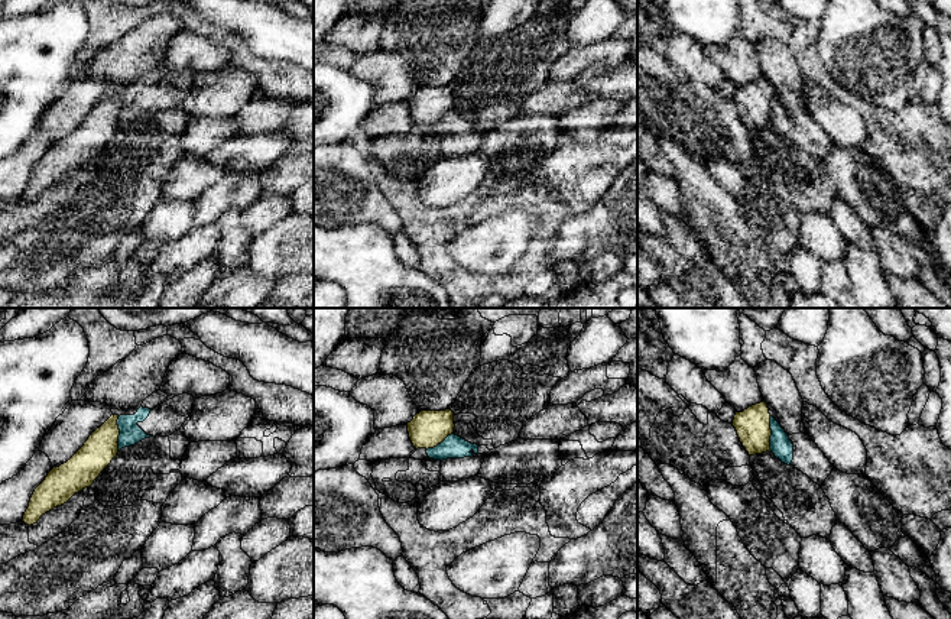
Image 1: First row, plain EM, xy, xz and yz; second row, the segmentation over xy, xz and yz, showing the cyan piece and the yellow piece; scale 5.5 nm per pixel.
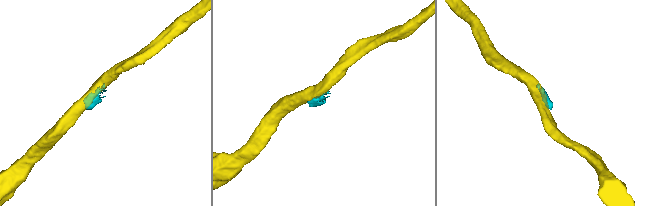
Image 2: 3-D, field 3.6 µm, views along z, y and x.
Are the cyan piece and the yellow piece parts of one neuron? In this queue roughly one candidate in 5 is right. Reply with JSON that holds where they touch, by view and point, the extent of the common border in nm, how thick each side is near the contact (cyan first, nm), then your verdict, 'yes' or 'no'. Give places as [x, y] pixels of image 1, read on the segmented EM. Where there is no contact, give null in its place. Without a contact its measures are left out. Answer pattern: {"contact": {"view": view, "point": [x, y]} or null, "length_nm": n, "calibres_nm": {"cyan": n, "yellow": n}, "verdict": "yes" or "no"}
{"contact": {"view": "xy", "point": [120, 434]}, "length_nm": 190, "calibres_nm": {"cyan": 120, "yellow": 180}, "verdict": "no"}

